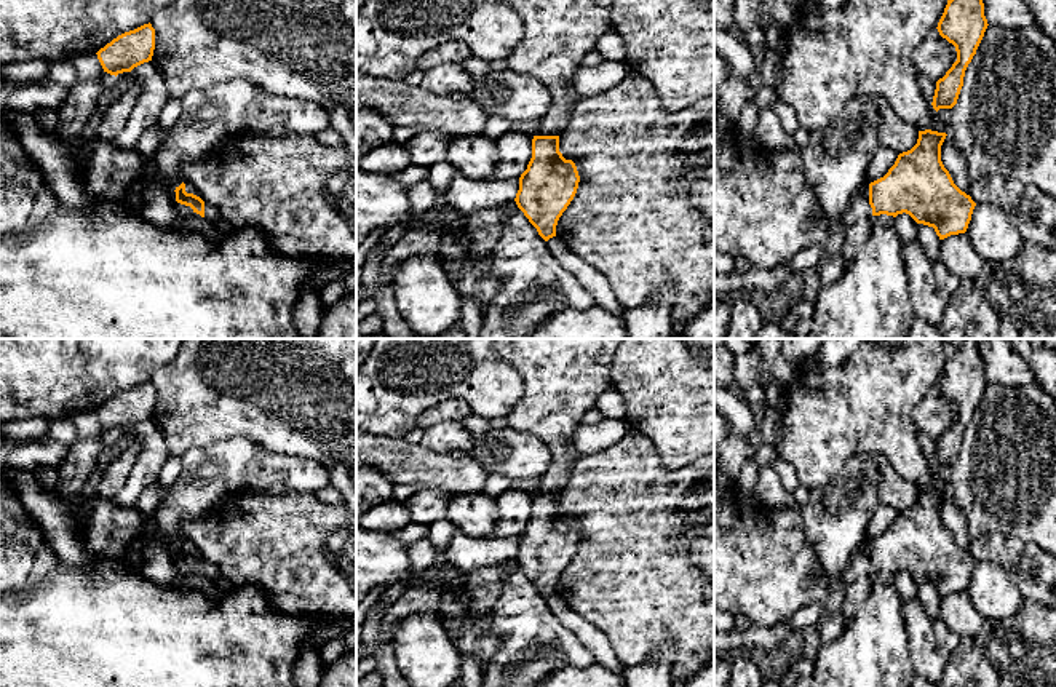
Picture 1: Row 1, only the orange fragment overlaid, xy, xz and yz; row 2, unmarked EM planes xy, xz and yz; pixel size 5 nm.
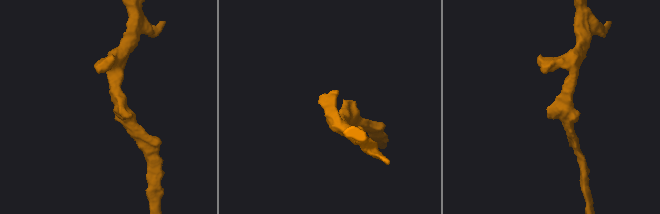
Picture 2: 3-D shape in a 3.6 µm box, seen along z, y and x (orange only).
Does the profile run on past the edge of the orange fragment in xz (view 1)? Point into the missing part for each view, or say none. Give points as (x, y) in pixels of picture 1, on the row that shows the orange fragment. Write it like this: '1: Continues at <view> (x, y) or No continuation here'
1: Continues at xz (558, 34)

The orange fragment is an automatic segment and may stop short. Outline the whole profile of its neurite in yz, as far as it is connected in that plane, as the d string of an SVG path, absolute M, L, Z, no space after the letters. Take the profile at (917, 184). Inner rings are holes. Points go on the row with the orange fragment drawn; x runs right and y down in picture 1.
M919 131L917 144L898 155L888 173L858 189L848 208L826 222L818 217L816 197L804 171L800 149L740 152L732 171L714 165L714 254L724 252L752 268L773 268L789 262L802 248L826 244L836 230L861 217L909 214L917 224L933 227L939 240L965 233L976 203L952 181L941 161L946 133Z

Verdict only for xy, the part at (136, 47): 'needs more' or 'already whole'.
already whole

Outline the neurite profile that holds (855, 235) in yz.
M887 214L872 216L872 217L861 217L853 225L845 228L844 243L842 243L842 248L840 248L840 251L844 254L845 267L850 265L850 262L855 257L856 251L867 240L867 236L872 232L872 225L875 222L880 222L880 224L885 224L885 225L893 225L895 217L887 216Z

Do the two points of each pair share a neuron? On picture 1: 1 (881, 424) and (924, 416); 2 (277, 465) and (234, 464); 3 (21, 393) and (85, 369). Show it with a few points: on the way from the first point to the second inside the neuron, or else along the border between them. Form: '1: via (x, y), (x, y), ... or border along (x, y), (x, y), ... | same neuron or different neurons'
1: border along (935, 387), (914, 409), (913, 424), (916, 430) | different neurons
2: border along (262, 449), (245, 468), (238, 488) | different neurons
3: via (37, 377), (45, 369), (69, 369) | same neuron

